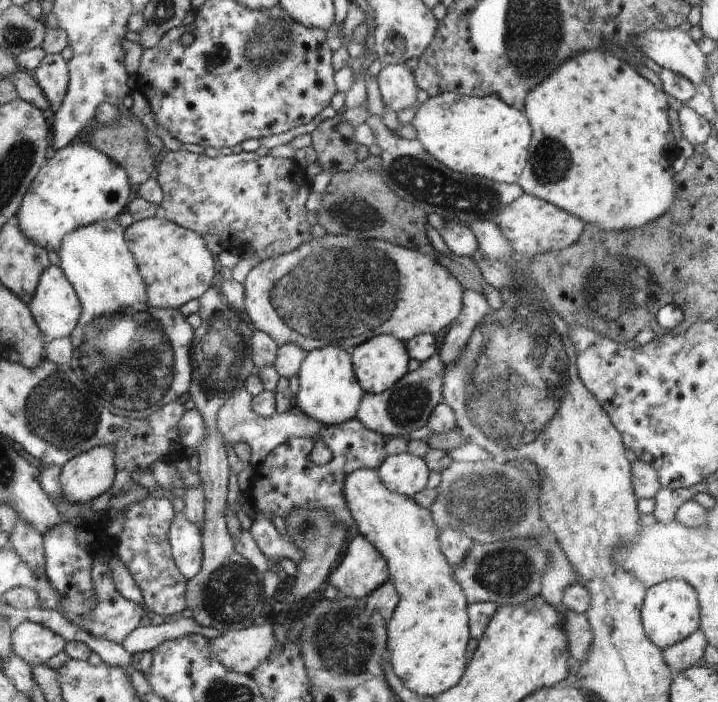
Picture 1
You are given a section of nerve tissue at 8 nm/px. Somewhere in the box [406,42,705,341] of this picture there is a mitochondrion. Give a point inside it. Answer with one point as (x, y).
(614, 299)

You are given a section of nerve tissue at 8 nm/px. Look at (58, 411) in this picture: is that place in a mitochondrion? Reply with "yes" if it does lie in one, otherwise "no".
yes

